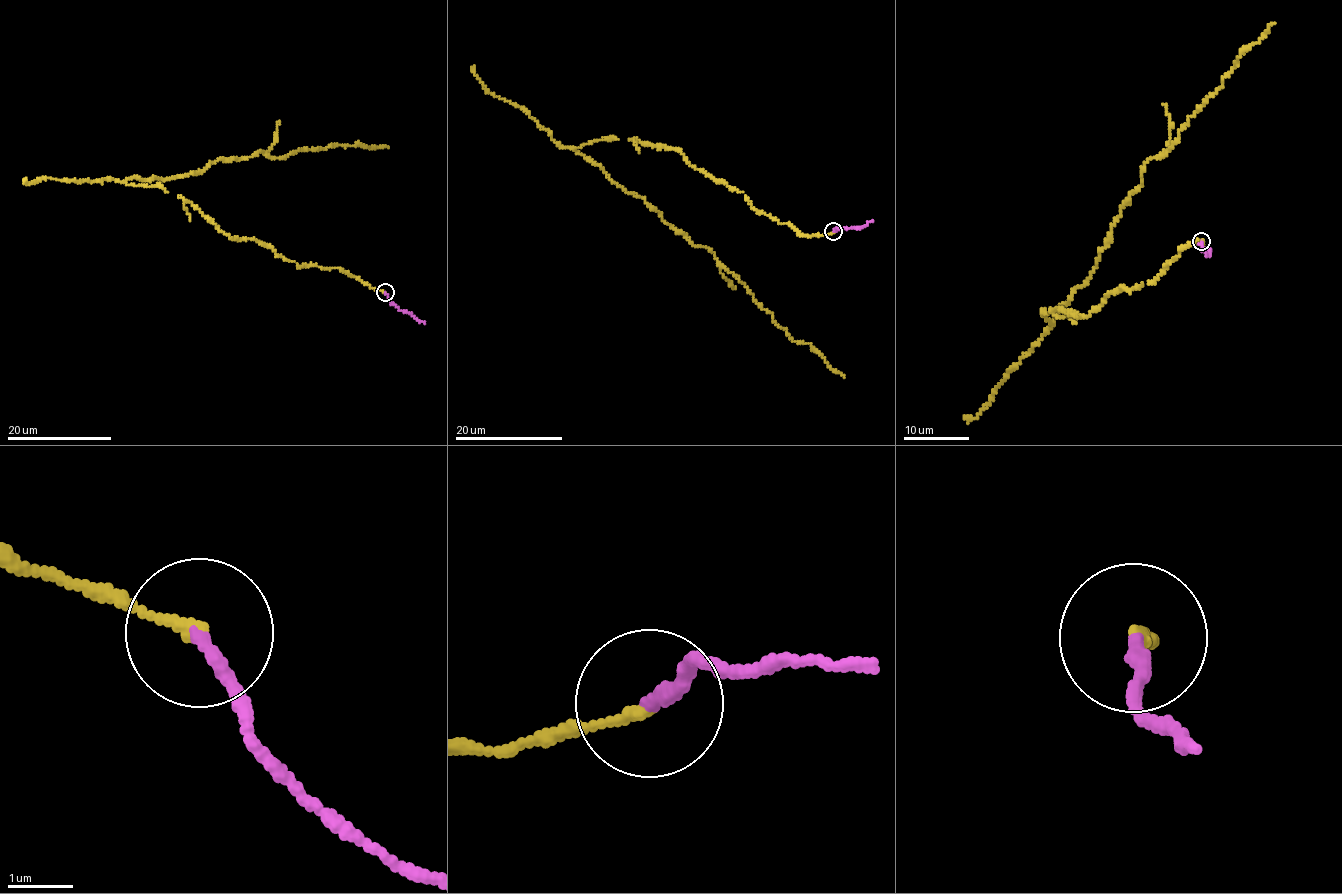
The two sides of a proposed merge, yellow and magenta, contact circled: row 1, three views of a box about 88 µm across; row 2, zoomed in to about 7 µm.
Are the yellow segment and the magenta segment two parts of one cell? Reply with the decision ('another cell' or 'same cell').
same cell

